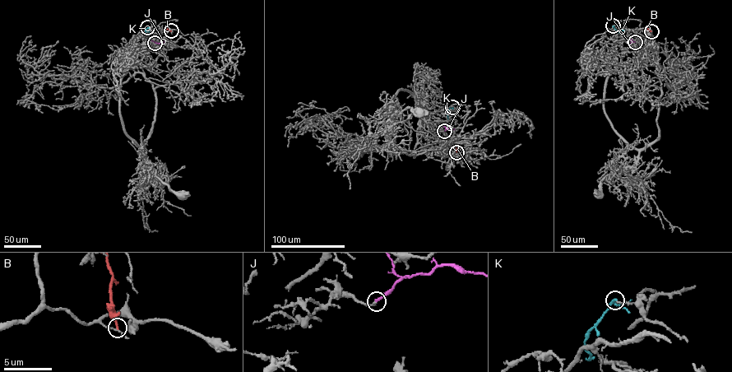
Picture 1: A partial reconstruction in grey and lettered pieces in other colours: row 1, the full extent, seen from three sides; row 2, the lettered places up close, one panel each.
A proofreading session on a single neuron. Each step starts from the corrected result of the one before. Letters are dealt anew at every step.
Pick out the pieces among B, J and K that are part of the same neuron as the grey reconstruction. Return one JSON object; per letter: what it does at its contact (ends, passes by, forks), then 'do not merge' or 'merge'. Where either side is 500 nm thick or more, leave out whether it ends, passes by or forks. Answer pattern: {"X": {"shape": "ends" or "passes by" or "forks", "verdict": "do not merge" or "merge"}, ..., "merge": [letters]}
{"B": {"shape": "ends", "verdict": "do not merge"}, "J": {"shape": "ends", "verdict": "do not merge"}, "K": {"shape": "passes by", "verdict": "do not merge"}, "merge": []}

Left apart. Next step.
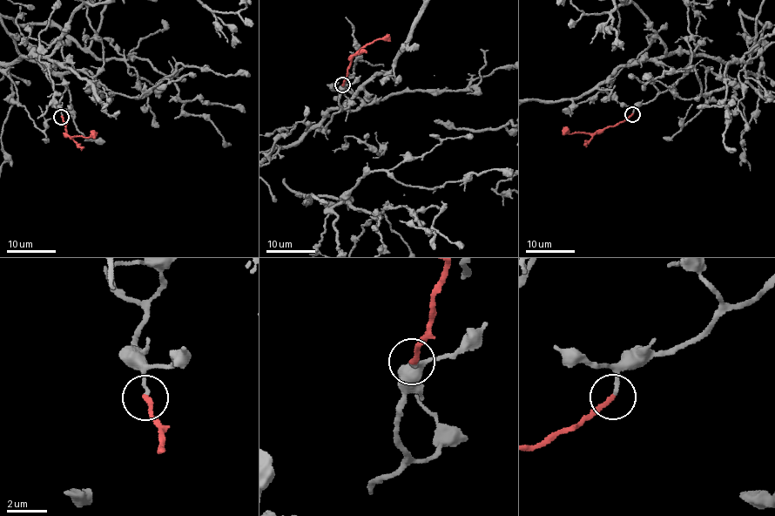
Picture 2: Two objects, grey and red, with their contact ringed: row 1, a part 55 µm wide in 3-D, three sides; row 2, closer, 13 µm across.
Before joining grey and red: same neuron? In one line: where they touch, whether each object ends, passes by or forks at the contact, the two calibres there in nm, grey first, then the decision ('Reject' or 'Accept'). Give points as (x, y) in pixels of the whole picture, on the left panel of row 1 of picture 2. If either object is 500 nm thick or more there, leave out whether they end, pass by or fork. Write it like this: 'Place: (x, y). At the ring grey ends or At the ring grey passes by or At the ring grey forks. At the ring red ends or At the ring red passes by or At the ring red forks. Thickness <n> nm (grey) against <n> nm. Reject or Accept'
Place: (61, 117). At the ring grey ends. At the ring red ends. Thickness 190 nm (grey) against 240 nm. Accept

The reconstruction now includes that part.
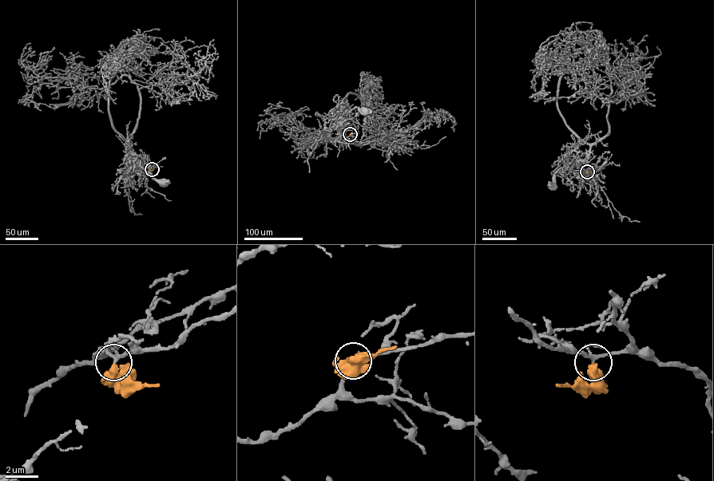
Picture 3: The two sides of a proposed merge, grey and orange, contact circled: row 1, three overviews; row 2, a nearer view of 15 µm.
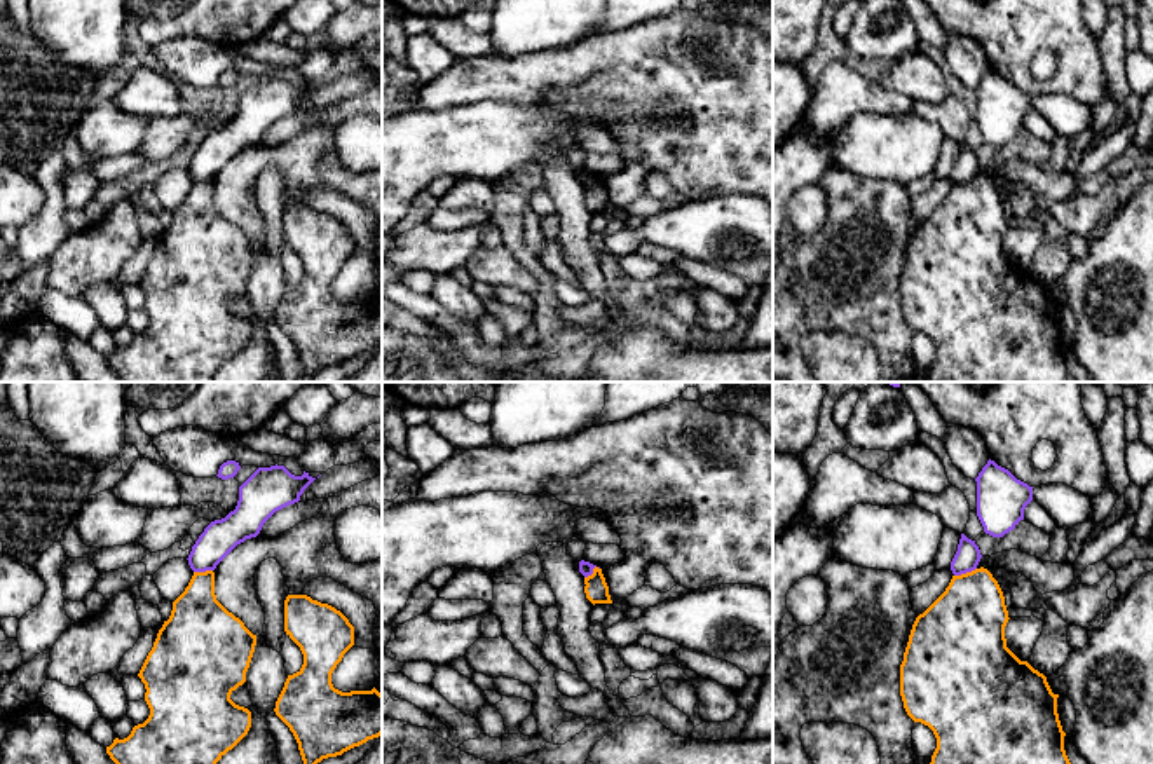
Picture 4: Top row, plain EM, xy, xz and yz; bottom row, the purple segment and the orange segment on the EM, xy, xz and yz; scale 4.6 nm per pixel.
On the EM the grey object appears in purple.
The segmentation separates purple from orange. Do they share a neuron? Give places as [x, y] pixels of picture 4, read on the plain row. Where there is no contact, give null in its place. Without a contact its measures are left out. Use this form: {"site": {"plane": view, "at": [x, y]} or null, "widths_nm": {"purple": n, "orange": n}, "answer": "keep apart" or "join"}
{"site": {"plane": "yz", "at": [965, 182]}, "widths_nm": {"purple": 120, "orange": 360}, "answer": "keep apart"}

